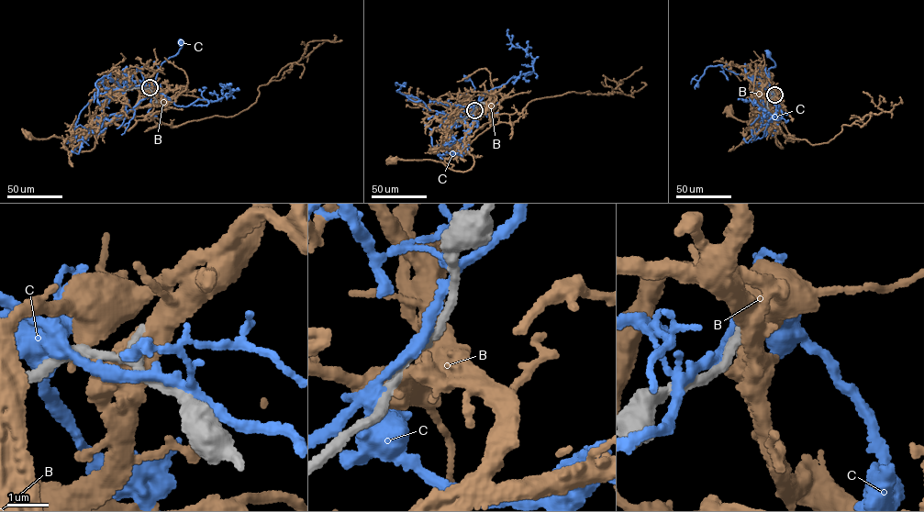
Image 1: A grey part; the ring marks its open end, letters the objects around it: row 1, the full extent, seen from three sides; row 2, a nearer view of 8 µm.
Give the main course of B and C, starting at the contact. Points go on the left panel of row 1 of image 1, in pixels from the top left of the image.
B: (150, 87), (141, 93), (135, 107), (99, 129), (90, 150), (75, 150), (67, 138), (27, 136)
C: (147, 88), (152, 86), (161, 63), (178, 52), (181, 41)

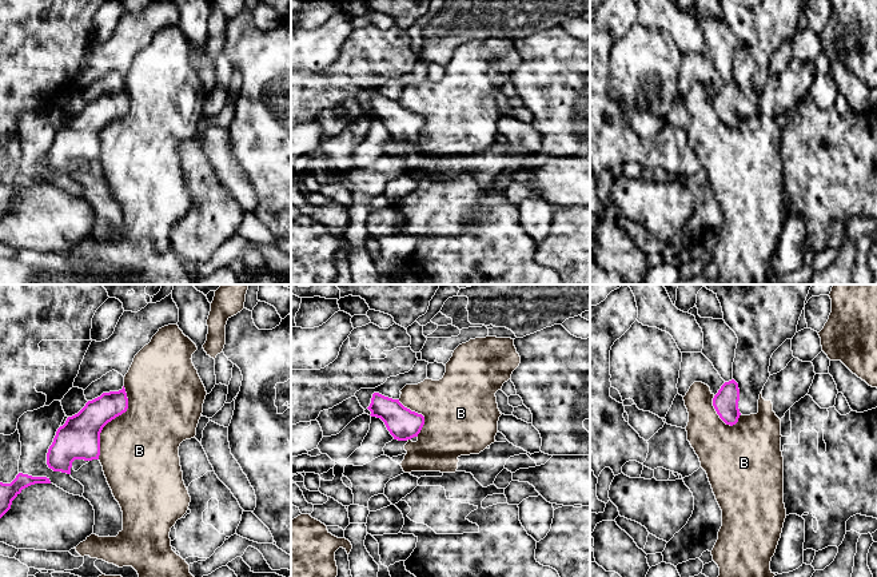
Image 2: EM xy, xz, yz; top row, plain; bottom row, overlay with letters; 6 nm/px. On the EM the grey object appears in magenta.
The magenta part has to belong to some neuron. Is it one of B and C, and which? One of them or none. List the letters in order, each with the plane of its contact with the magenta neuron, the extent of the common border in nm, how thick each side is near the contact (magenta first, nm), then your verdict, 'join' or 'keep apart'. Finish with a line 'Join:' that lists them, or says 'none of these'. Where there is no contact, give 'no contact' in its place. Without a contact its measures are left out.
B: meets magenta in xy; contact 460 nm long; 260 nm thick on the magenta side, 480 nm on the other; keep apart
C: no contact; keep apart
Join: none of these

